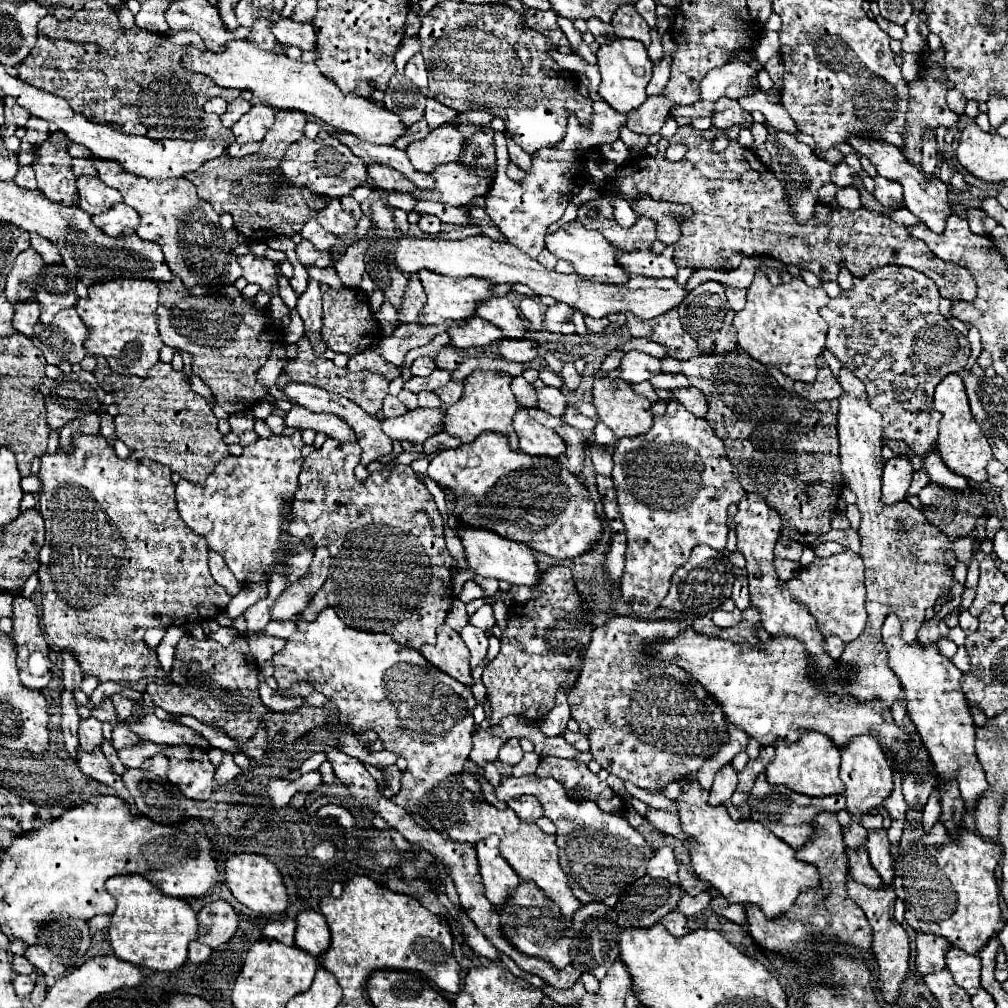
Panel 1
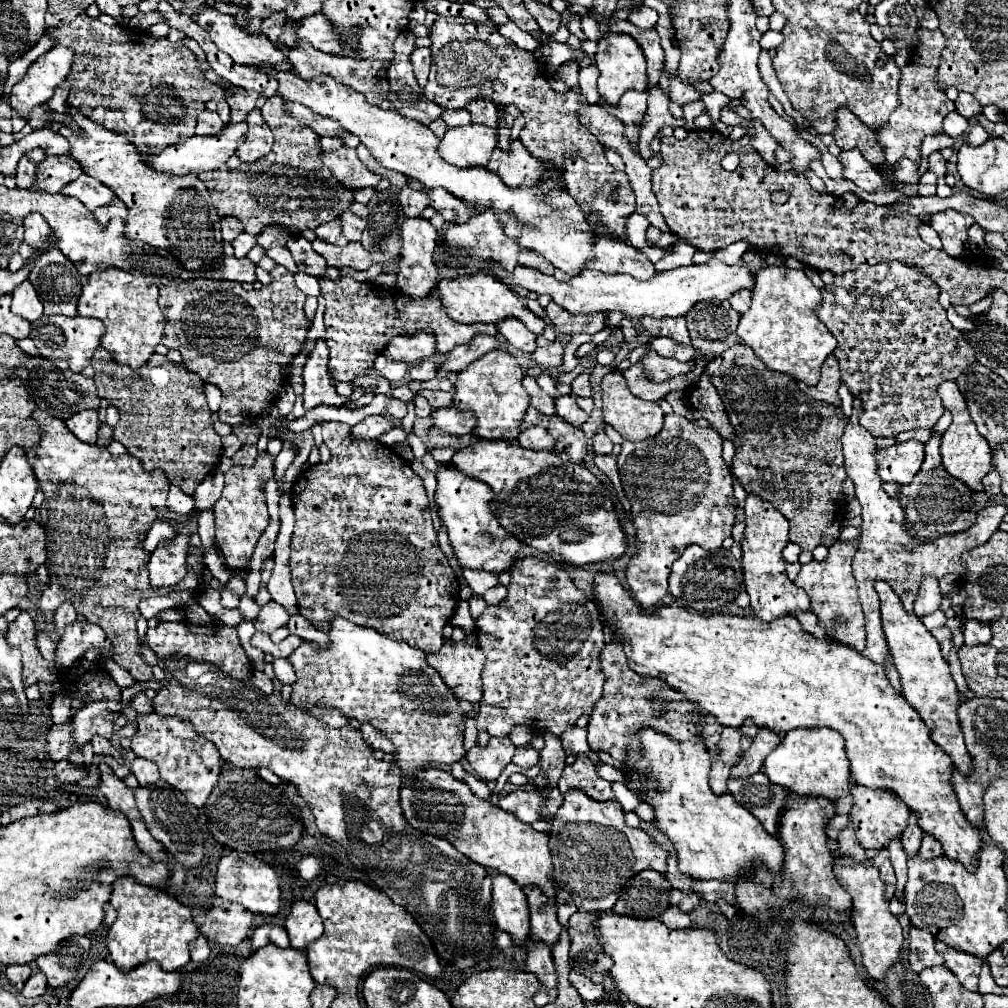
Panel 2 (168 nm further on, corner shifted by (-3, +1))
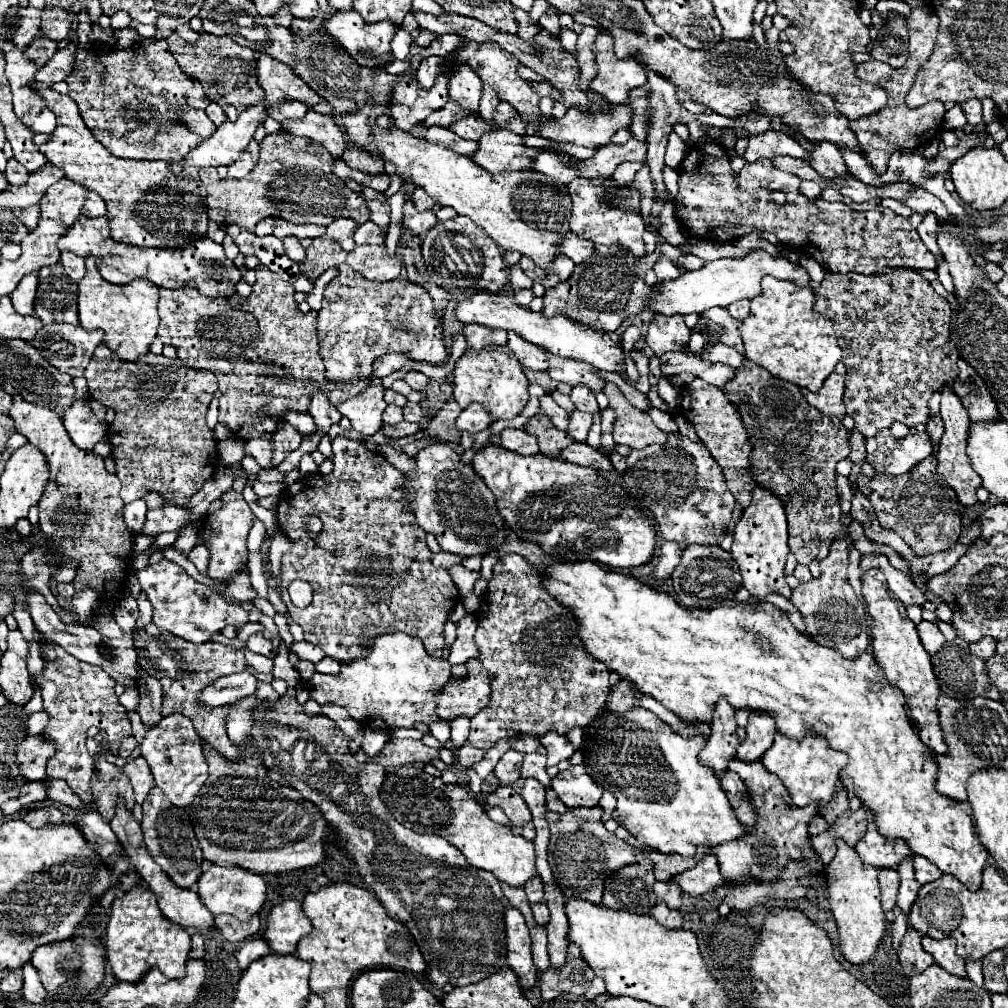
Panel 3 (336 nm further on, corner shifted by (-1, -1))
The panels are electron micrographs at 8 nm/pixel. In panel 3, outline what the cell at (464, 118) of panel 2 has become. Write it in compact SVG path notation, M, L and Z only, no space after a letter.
M469 113L469 115L461 117L459 121L455 121L449 129L451 129L453 133L457 133L459 137L465 137L465 139L471 139L471 141L479 141L479 137L481 137L485 131L491 131L491 125L487 125L481 115Z

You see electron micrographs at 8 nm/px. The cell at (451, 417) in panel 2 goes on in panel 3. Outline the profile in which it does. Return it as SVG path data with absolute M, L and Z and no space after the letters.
M473 403L467 409L463 409L463 413L455 421L455 427L457 427L457 431L479 433L479 431L487 429L491 423L493 423L493 419L487 415L487 411L479 403Z

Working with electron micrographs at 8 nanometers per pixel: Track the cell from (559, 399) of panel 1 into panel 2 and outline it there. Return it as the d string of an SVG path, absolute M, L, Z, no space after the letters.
M563 395L563 397L557 397L555 399L555 405L557 405L557 415L561 419L565 419L567 423L571 423L573 427L581 427L589 417L587 413L575 403L575 399L569 395Z

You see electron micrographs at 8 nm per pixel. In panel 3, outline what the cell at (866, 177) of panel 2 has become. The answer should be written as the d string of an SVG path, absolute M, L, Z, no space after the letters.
M815 143L815 151L811 153L809 161L821 177L835 179L835 177L847 177L849 169L845 169L845 159L841 159L841 149L833 143Z

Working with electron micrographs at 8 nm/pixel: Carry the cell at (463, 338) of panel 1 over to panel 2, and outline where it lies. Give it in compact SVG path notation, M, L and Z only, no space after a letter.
M339 277L335 281L320 279L320 295L325 297L325 329L329 347L329 373L333 381L353 381L369 373L375 357L387 347L387 343L397 335L417 335L419 331L431 333L437 339L437 353L449 353L455 347L469 343L477 333L497 333L497 327L461 325L447 317L437 289L433 289L423 299L411 299L401 293L401 289L379 287L375 283L359 283L353 277Z

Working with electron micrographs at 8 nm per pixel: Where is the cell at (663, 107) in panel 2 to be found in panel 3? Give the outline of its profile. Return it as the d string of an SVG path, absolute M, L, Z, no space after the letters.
M643 161L643 167L638 171L634 181L629 186L632 189L637 189L642 197L654 197L653 184L650 178L650 168L647 161Z

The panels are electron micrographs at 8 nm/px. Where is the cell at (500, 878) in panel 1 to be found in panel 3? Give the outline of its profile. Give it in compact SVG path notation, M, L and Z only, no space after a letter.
M517 907L505 911L505 933L507 933L507 965L519 975L523 987L533 987L537 981L537 967L531 957L531 937L525 925L525 917Z

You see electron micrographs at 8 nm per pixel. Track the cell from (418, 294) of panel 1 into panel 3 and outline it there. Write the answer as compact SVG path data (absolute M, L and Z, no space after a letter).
M407 201L405 203L405 217L403 217L403 227L407 231L413 231L413 235L421 235L423 231L429 231L433 225L437 223L435 215L431 211L415 211L413 203Z

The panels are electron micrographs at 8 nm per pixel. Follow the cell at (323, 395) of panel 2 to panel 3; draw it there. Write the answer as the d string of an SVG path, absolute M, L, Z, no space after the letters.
M319 389L313 397L311 397L311 405L309 405L309 415L315 419L317 427L321 431L327 433L327 429L333 425L333 423L339 423L341 419L341 413L337 413L337 407L329 401L327 393L323 389Z

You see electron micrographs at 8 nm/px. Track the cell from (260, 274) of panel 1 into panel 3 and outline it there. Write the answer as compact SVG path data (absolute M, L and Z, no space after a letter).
M81 215L73 227L67 229L65 235L61 235L59 239L59 251L71 251L75 255L81 257L97 257L101 261L99 263L99 271L101 275L115 285L125 285L133 279L149 279L159 287L169 287L169 289L177 289L177 287L195 287L199 289L203 295L207 297L229 297L235 293L235 285L241 279L241 273L237 269L237 265L229 259L203 259L201 253L201 241L199 241L199 249L195 253L195 245L185 247L185 249L135 249L131 245L123 245L117 243L115 239L111 239L111 229L109 229L109 221L105 217L99 219L87 219L85 215Z

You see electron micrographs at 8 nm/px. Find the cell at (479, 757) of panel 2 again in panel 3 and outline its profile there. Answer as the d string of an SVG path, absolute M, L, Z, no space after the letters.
M513 749L507 751L499 759L499 763L497 763L495 771L493 771L493 777L499 779L501 785L513 785L517 779L521 779L521 773L519 773L521 761L523 761L523 753L513 751Z

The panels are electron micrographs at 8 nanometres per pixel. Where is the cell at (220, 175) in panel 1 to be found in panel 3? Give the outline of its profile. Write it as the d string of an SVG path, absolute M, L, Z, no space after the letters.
M285 129L265 135L259 165L245 179L220 179L214 167L200 170L201 183L207 191L209 219L221 225L237 223L249 231L255 231L255 225L267 217L281 217L299 225L325 225L325 219L329 223L343 215L365 223L369 219L369 207L363 195L345 187L345 183L331 173L331 161L331 153L309 137L297 137Z

